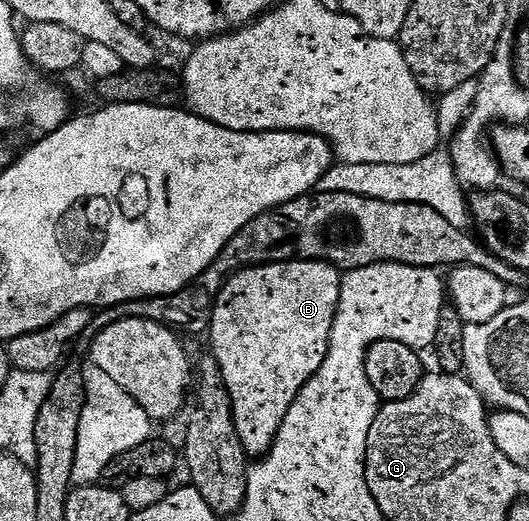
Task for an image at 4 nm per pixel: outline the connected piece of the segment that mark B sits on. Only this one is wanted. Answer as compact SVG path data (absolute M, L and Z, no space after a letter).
M286 260L282 264L260 264L257 268L242 269L241 272L229 276L227 282L224 283L223 290L216 296L211 307L212 318L206 336L207 339L212 339L210 354L218 362L220 373L226 382L226 390L230 394L230 402L234 410L236 433L249 457L262 458L272 448L272 443L276 440L276 435L282 426L282 422L286 422L286 414L290 410L294 398L298 398L304 383L320 369L322 362L326 358L328 339L332 333L334 318L338 310L338 302L340 301L341 279L341 269L336 268L333 264L326 263L325 260Z

